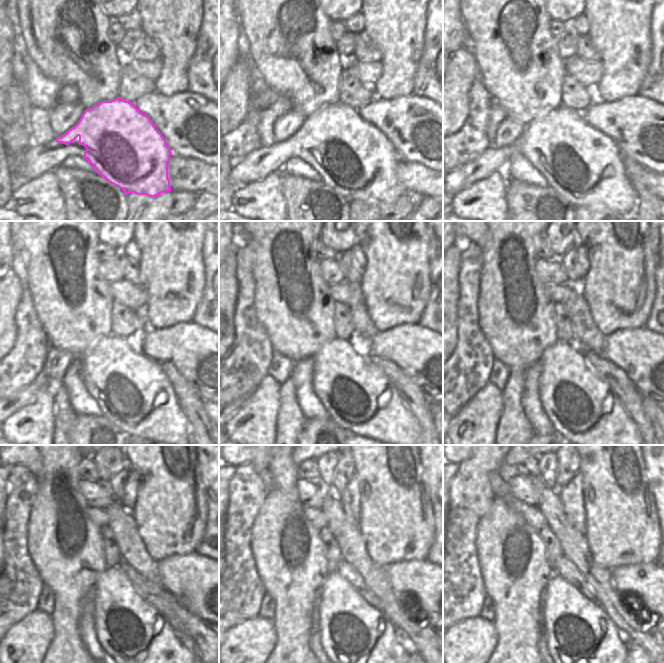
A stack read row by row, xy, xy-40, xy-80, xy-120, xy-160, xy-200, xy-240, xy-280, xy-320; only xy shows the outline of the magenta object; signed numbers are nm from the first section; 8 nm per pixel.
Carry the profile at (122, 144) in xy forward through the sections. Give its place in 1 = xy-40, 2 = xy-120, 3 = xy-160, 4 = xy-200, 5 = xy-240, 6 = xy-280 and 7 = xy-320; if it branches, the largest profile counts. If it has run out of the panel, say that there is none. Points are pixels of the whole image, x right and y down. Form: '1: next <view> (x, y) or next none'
1: next xy-40 (352, 156)
2: next xy-120 (131, 389)
3: next xy-160 (356, 394)
4: next xy-200 (584, 410)
5: next xy-240 (135, 636)
6: next xy-280 (365, 648)
7: next xy-320 (585, 645)

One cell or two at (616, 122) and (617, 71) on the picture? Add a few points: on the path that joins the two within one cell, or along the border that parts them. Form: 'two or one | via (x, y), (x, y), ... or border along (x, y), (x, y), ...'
two | border along (637, 94), (623, 96), (616, 100), (600, 101)

